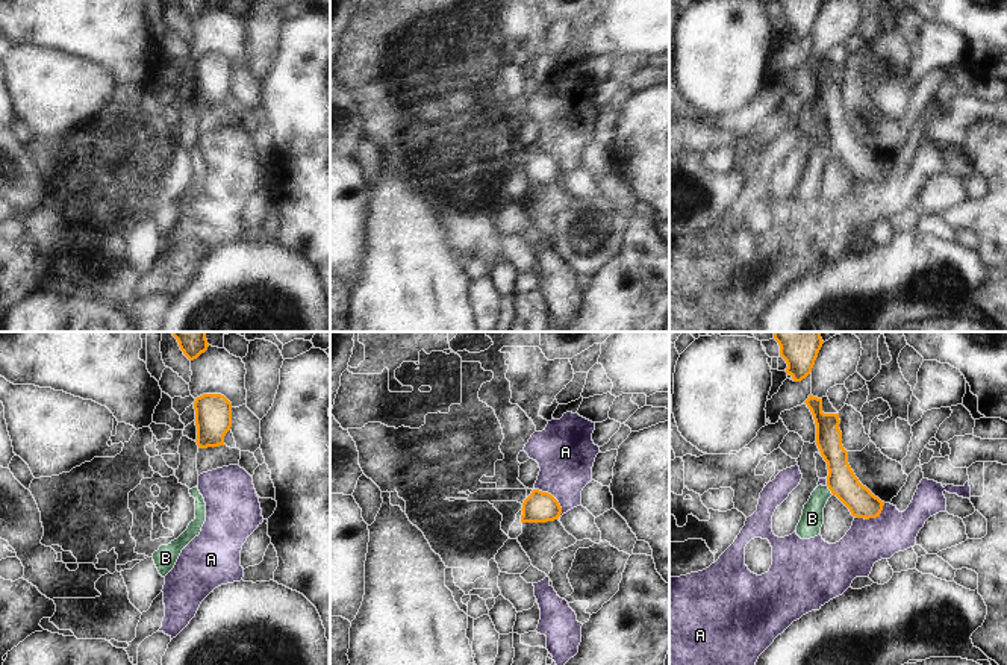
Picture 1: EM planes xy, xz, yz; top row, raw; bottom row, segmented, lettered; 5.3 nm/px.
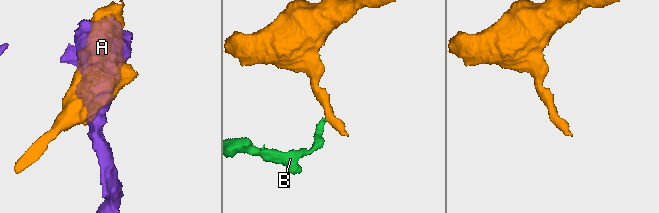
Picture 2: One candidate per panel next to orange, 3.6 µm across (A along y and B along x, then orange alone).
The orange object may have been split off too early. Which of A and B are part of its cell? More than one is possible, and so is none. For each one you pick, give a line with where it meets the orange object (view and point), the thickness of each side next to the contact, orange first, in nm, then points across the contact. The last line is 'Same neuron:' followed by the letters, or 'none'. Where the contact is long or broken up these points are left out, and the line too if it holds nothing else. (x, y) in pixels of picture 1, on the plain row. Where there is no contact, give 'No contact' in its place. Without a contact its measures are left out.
Same neuron: none

